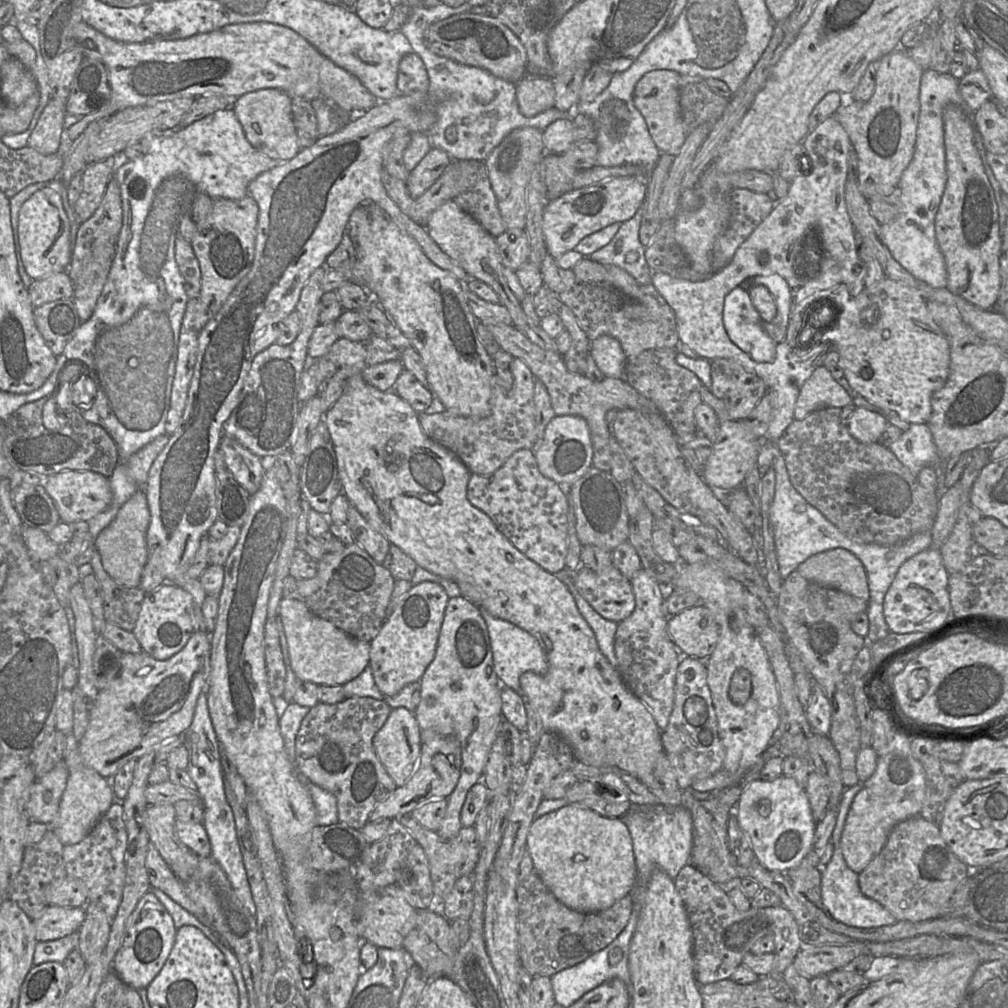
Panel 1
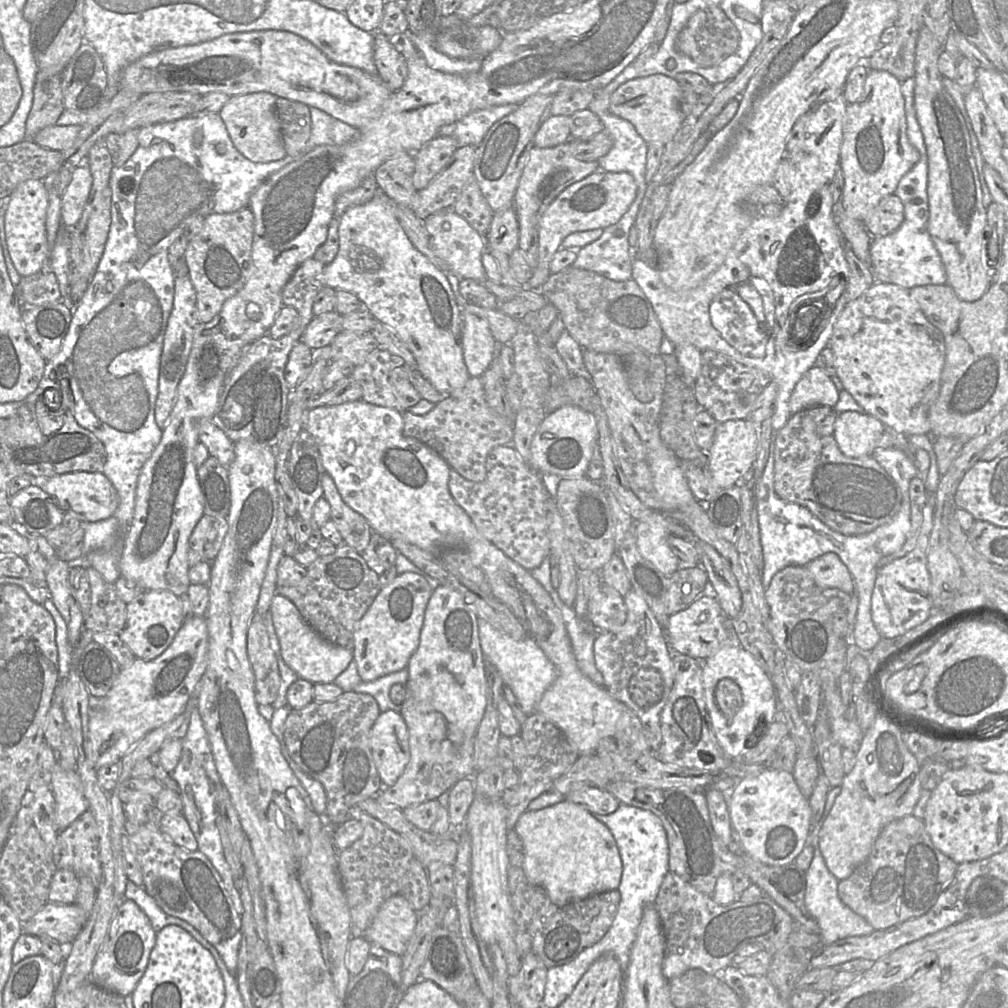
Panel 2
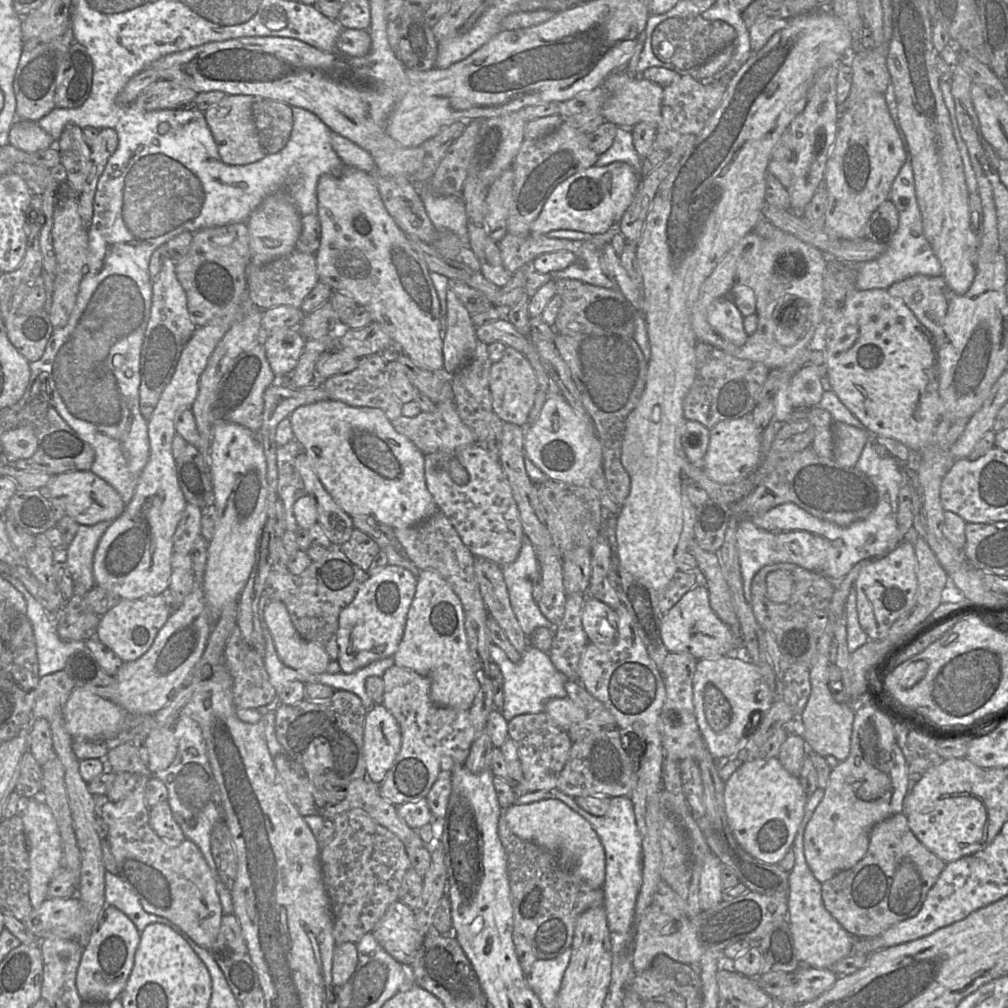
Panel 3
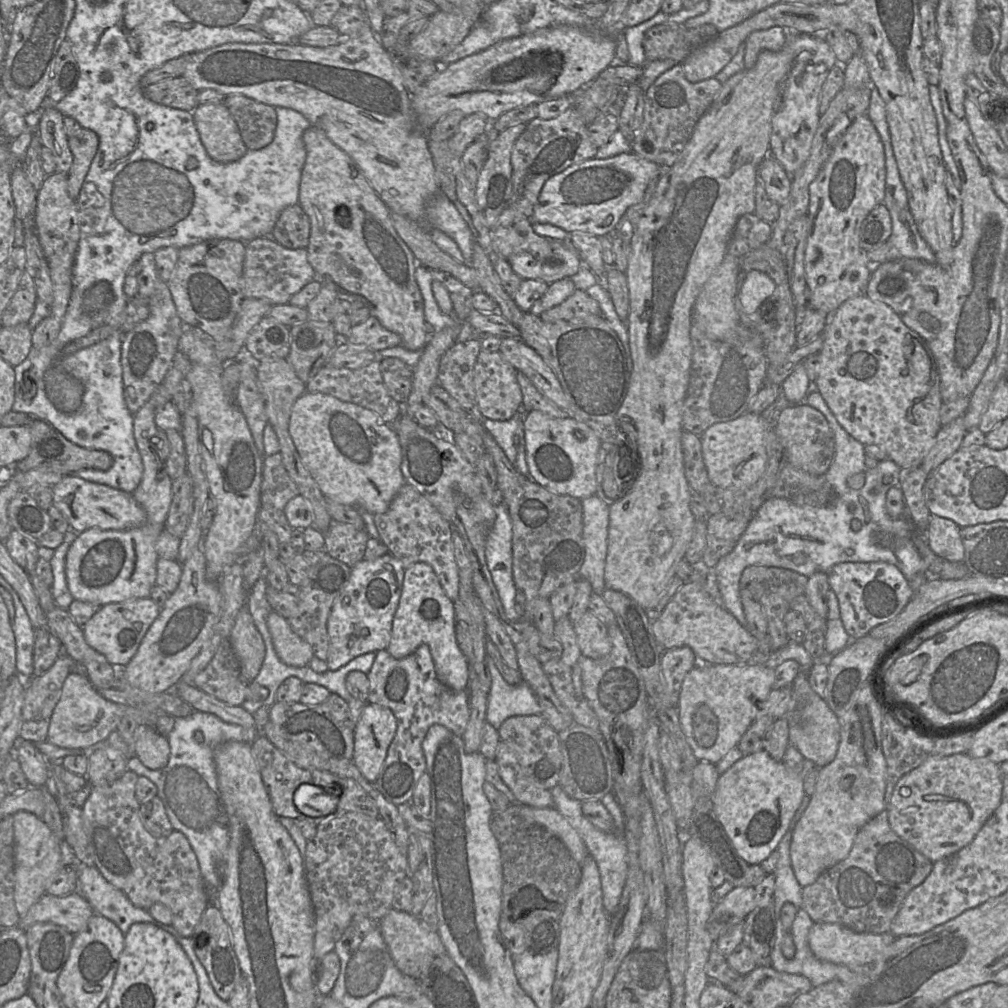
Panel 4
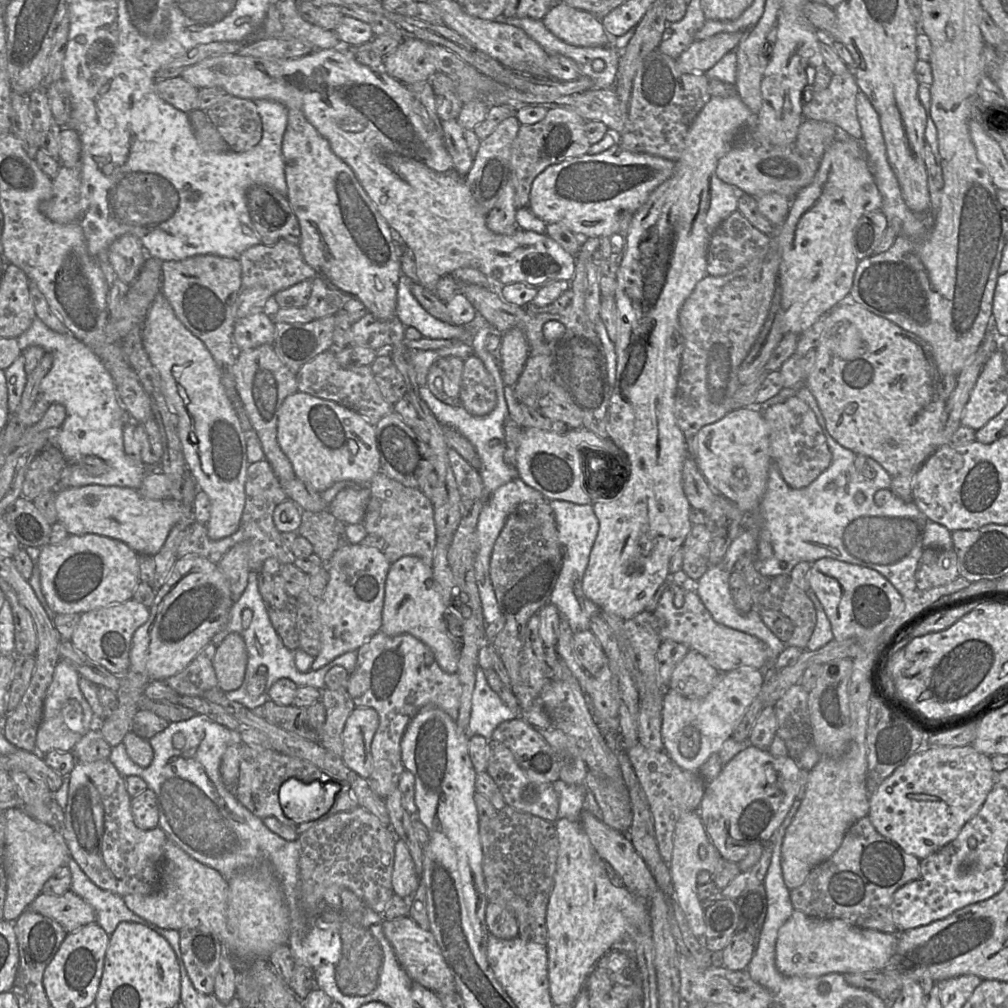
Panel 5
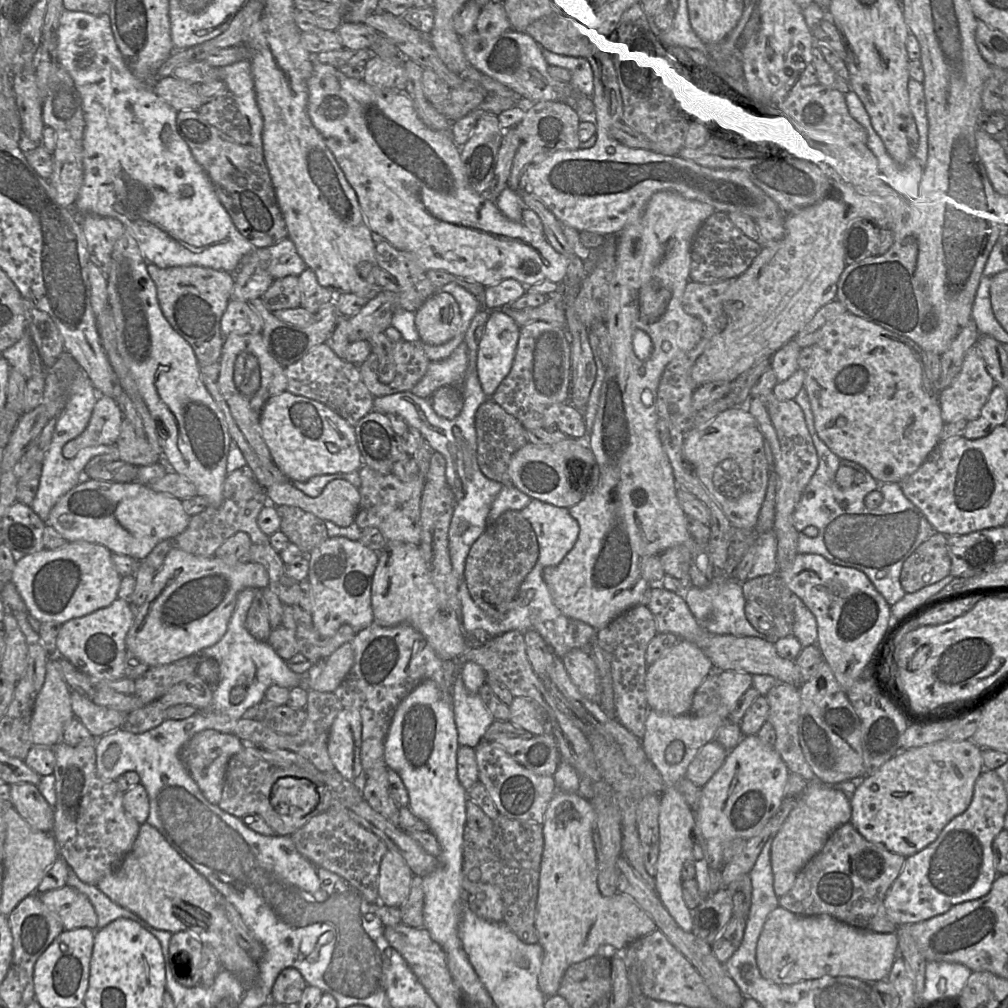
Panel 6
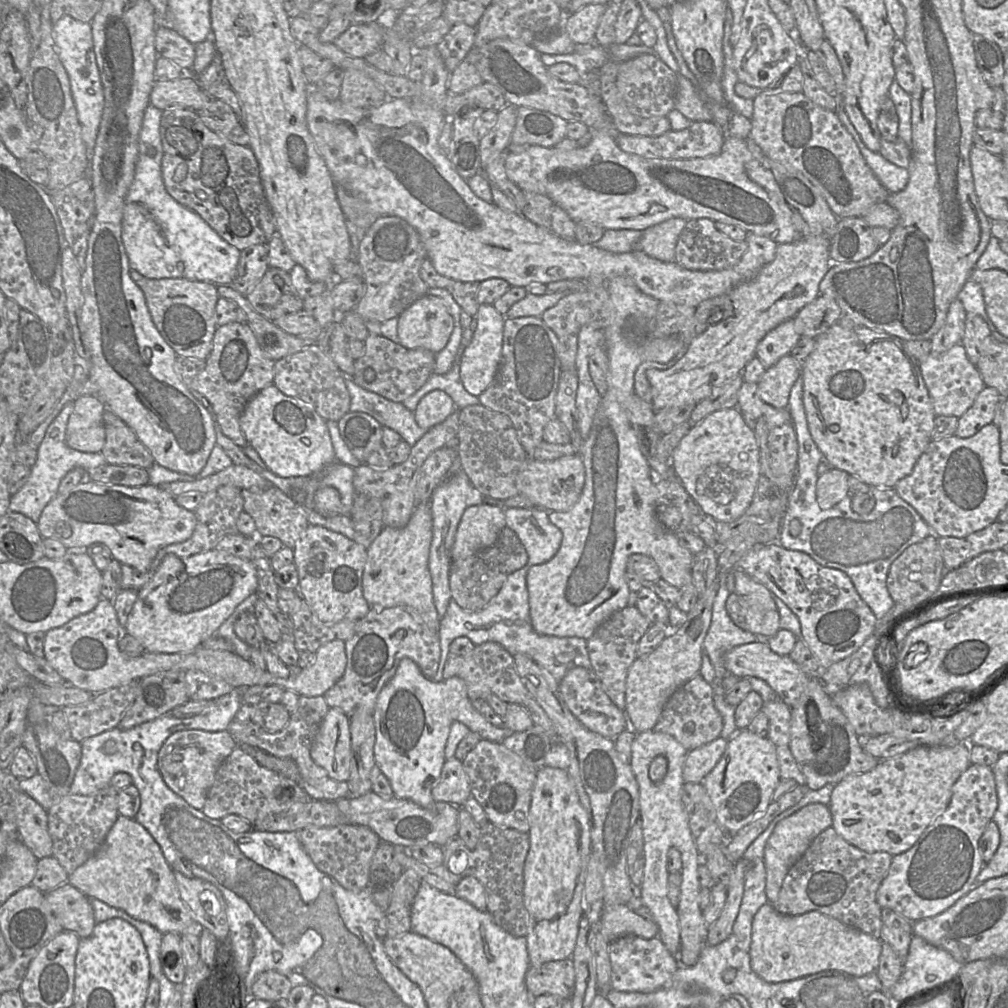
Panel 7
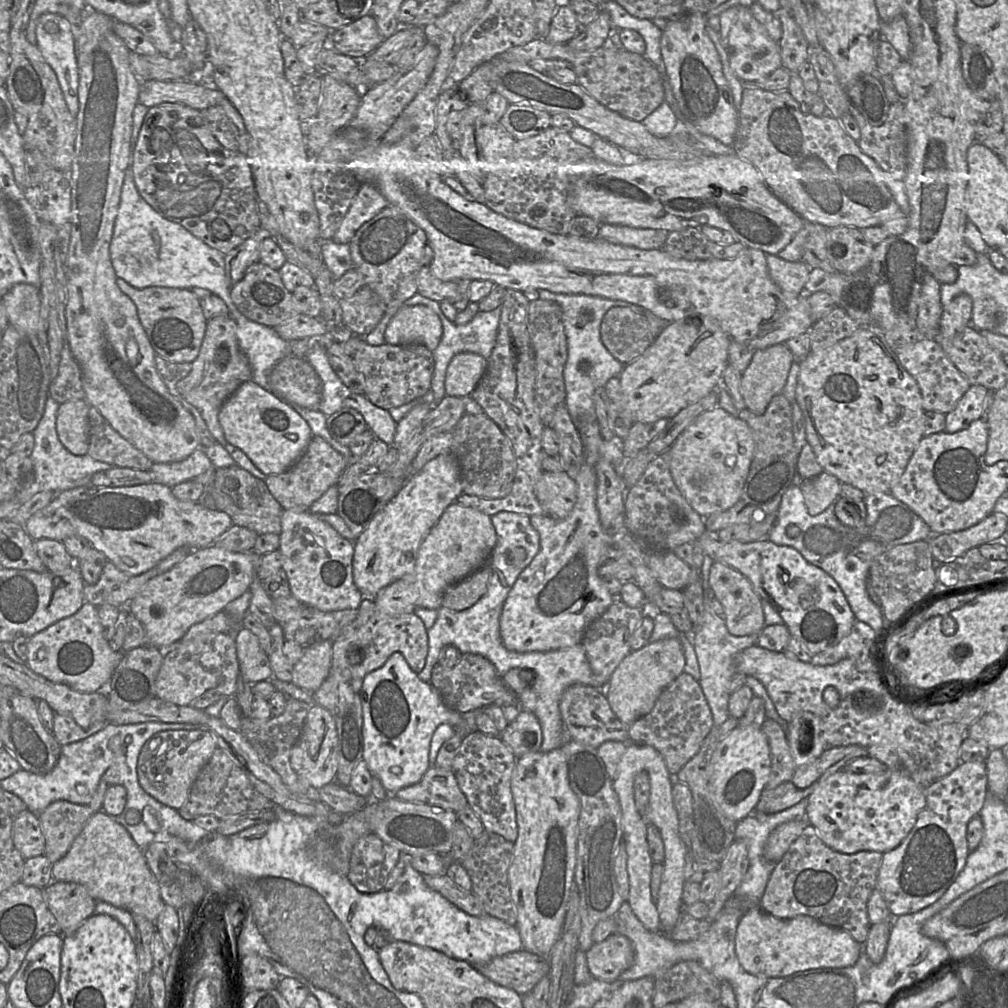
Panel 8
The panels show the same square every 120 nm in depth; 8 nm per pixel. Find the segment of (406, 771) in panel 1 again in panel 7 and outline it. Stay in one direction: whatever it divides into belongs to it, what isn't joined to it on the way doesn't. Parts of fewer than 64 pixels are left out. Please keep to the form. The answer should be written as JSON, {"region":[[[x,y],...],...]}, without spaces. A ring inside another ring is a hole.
{"region":[[[329,708],[315,736],[311,757],[317,765],[327,771],[329,778],[340,782],[348,781],[351,770],[351,735],[349,717],[342,709]]]}

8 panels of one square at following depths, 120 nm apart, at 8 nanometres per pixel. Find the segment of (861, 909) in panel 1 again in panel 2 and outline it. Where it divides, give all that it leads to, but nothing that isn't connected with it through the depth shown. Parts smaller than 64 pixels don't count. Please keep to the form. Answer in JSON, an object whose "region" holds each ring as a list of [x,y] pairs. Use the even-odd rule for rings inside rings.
{"region":[[[830,787],[822,818],[811,816],[811,826],[806,844],[814,847],[814,856],[809,868],[806,870],[806,892],[804,904],[808,912],[814,917],[819,927],[821,945],[829,945],[837,940],[852,936],[865,936],[874,931],[873,927],[860,915],[846,906],[838,896],[839,880],[829,871],[825,860],[818,848],[818,833],[823,820],[831,810],[839,793],[839,787]]]}

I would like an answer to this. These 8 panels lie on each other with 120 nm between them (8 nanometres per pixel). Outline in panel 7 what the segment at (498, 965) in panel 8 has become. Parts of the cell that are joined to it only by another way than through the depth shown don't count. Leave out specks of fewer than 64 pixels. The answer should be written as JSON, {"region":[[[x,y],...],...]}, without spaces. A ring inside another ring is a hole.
{"region":[[[551,961],[539,967],[530,965],[525,975],[525,985],[531,997],[550,994],[561,1001],[571,998],[575,986],[573,961]]]}

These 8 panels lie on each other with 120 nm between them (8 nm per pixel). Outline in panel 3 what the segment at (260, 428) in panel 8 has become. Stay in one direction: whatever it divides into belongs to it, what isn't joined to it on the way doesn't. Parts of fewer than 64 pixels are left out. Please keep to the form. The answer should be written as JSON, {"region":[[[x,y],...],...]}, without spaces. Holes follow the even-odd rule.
{"region":[[[327,399],[295,409],[288,417],[294,440],[302,444],[317,477],[334,501],[351,517],[370,516],[392,528],[420,523],[439,511],[427,489],[424,454],[407,437],[399,434],[378,408],[353,407],[341,401]]]}

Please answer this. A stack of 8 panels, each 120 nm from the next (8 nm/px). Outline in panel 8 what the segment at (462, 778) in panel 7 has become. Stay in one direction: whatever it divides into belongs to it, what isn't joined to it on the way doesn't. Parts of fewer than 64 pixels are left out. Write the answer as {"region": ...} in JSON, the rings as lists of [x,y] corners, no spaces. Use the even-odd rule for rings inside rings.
{"region":[[[431,766],[416,784],[390,794],[407,802],[425,803],[455,813],[467,806],[452,770]]]}

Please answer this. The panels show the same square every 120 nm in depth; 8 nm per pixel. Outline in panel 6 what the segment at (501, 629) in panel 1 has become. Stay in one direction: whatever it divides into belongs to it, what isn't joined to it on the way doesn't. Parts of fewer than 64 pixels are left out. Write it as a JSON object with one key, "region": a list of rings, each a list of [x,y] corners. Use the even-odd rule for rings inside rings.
{"region":[[[456,679],[452,689],[452,708],[460,746],[476,748],[483,742],[488,727],[495,721],[480,696],[469,693],[462,680]]]}

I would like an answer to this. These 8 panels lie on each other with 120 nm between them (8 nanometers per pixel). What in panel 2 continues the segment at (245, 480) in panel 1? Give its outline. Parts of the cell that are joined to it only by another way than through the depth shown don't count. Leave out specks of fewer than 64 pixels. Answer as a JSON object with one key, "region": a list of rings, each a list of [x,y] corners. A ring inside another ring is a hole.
{"region":[[[211,420],[199,423],[198,439],[225,468],[234,460],[234,442]]]}

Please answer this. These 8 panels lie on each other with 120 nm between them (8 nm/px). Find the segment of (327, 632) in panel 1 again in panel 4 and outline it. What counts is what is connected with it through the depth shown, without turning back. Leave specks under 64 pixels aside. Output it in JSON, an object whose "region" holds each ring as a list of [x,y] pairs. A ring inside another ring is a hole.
{"region":[[[272,610],[266,623],[278,658],[291,667],[308,666],[314,658],[312,648],[293,632],[288,621]]]}

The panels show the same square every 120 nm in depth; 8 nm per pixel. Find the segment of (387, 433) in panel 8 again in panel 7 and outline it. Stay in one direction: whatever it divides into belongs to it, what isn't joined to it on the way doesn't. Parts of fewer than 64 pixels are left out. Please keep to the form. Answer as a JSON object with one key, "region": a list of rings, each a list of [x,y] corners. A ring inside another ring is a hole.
{"region":[[[363,389],[362,406],[363,413],[372,416],[382,427],[396,431],[402,440],[411,446],[428,430],[417,424],[414,412],[406,408],[402,402],[394,402]]]}

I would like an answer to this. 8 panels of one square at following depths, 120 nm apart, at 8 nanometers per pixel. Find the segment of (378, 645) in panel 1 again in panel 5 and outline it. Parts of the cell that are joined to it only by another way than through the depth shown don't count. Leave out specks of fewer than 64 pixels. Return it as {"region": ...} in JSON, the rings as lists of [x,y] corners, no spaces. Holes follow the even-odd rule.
{"region":[[[351,543],[338,549],[329,561],[323,563],[329,573],[329,581],[318,606],[321,649],[311,665],[312,671],[330,664],[334,659],[345,653],[357,651],[381,631],[385,582],[390,565],[391,563],[386,559],[382,551],[362,544]]]}

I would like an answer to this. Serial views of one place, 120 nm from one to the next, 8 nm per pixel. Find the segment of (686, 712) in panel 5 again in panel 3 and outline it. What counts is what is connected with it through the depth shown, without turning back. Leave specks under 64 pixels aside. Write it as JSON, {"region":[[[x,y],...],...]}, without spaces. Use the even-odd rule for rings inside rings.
{"region":[[[731,653],[718,658],[698,660],[693,677],[693,704],[700,732],[715,759],[737,757],[744,750],[745,737],[752,724],[766,713],[776,693],[759,668],[751,661],[743,661]]]}

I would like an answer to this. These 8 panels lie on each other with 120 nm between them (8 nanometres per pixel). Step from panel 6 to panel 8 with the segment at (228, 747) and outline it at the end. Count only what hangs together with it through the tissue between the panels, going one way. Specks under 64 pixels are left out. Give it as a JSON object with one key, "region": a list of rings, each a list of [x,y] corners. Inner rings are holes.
{"region":[[[167,730],[156,733],[144,744],[139,754],[139,784],[153,798],[178,810],[187,801],[193,783],[217,747],[217,738],[209,730]]]}

